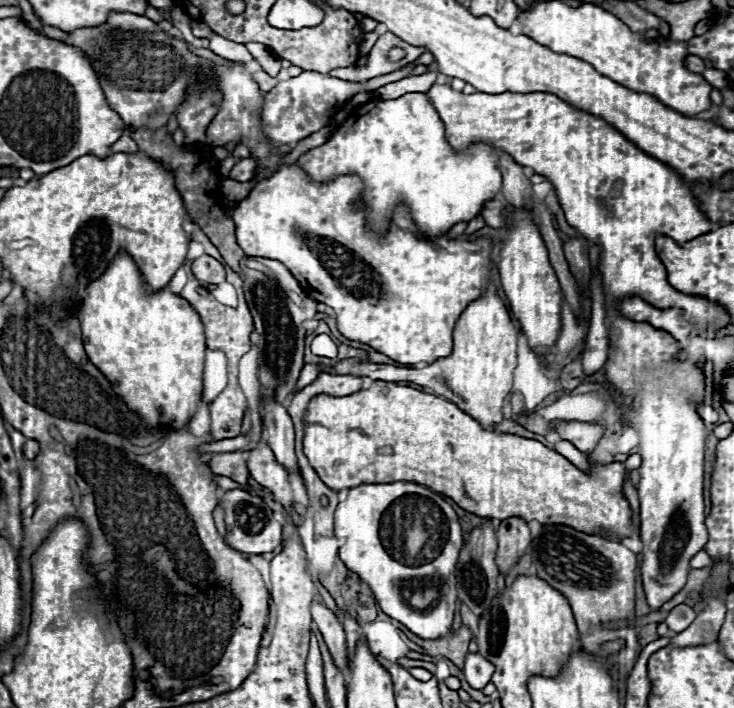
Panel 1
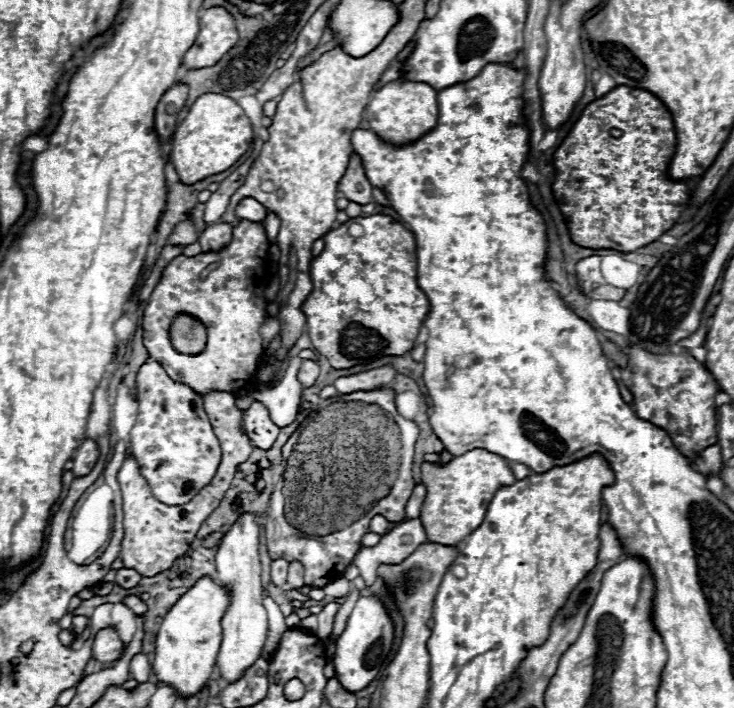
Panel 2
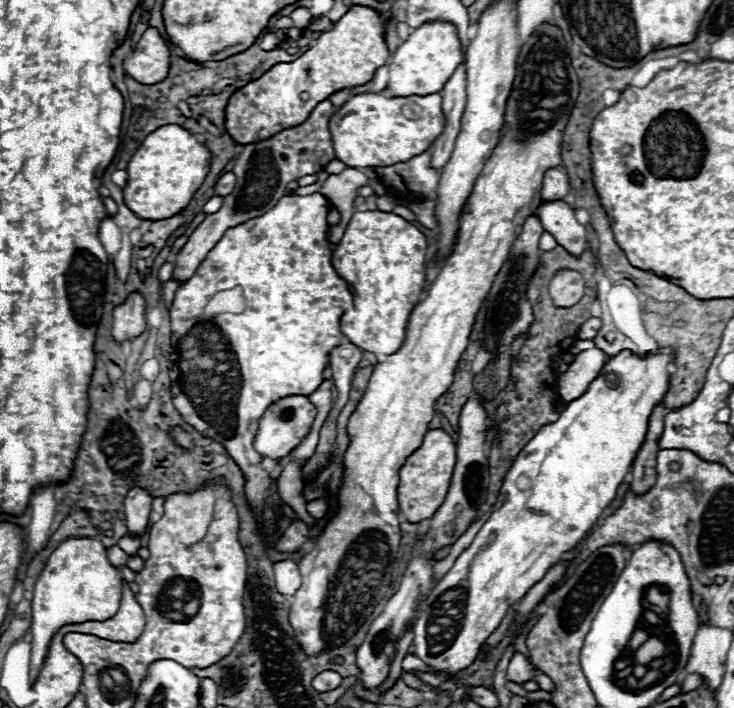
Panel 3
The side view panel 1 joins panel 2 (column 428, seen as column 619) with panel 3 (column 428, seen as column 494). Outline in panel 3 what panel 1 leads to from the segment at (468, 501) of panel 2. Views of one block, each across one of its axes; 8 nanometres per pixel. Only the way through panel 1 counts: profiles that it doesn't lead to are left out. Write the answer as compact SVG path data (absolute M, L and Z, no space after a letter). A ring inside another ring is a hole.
M430 430L422 446L408 456L406 464L400 468L400 484L398 484L398 504L400 512L406 516L408 522L416 524L422 520L432 518L438 508L444 504L450 482L452 482L452 472L456 466L456 444L446 434L444 430Z

